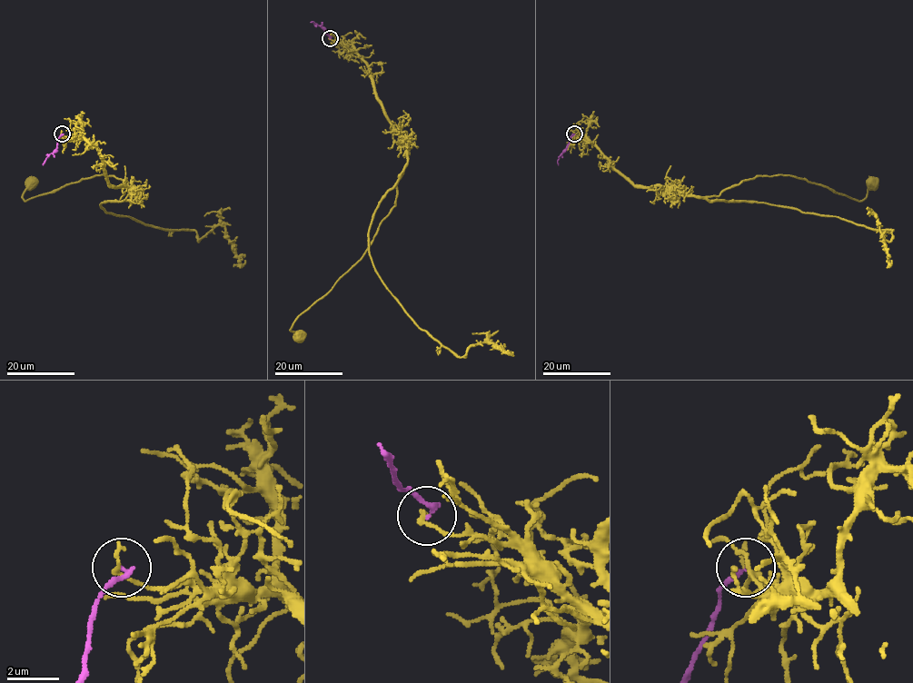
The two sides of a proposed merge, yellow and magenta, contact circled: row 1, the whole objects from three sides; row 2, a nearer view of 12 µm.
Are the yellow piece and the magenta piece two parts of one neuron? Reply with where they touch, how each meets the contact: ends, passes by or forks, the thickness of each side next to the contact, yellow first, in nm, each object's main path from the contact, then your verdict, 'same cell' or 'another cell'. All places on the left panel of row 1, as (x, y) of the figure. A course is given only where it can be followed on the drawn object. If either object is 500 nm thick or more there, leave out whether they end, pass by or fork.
place (62, 133); yellow ends; magenta ends; calibres 200 and 190 nm; course yellow (62, 133), (83, 136), (110, 185), (139, 196), (102, 203), (106, 212), (198, 241), (223, 225), (245, 261); course magenta (62, 133), (56, 148), (43, 164); another cell

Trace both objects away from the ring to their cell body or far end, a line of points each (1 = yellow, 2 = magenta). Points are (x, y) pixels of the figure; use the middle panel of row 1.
1: (330, 37), (365, 63), (406, 149), (370, 227), (374, 271), (459, 356), (484, 342), (513, 355)
2: (330, 37), (316, 24), (311, 22)

